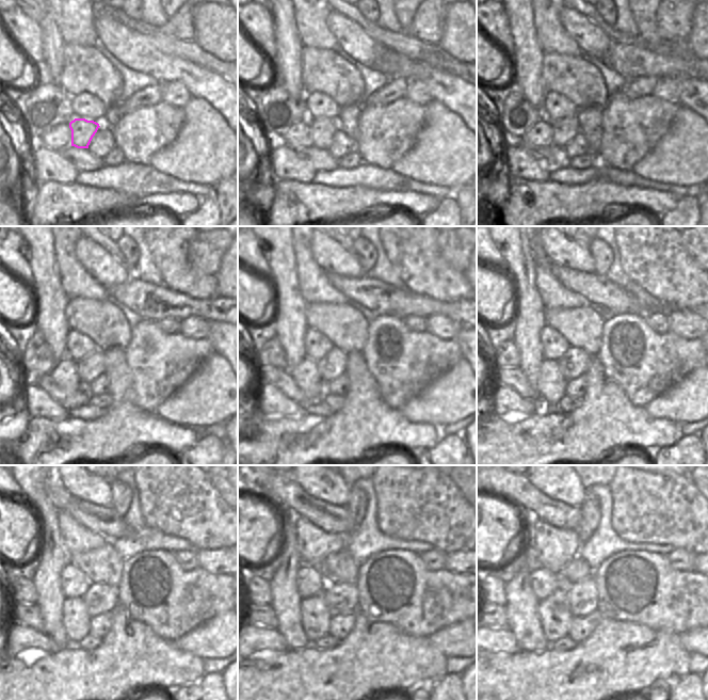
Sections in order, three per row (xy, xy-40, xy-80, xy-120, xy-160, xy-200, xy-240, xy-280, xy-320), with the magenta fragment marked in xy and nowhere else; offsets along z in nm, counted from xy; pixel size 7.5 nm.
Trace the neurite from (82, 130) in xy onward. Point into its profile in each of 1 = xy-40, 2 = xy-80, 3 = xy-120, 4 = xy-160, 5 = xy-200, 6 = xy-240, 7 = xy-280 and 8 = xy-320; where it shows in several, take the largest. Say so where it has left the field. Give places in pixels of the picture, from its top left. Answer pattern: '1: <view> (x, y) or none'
1: xy-40 (322, 129)
2: xy-80 (564, 130)
3: xy-120 (92, 366)
4: xy-160 (333, 365)
5: xy-200 (574, 363)
6: xy-240 (99, 599)
7: xy-280 (340, 599)
8: xy-320 (582, 597)

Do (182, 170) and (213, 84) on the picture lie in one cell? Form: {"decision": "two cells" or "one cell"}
{"decision": "two cells"}

